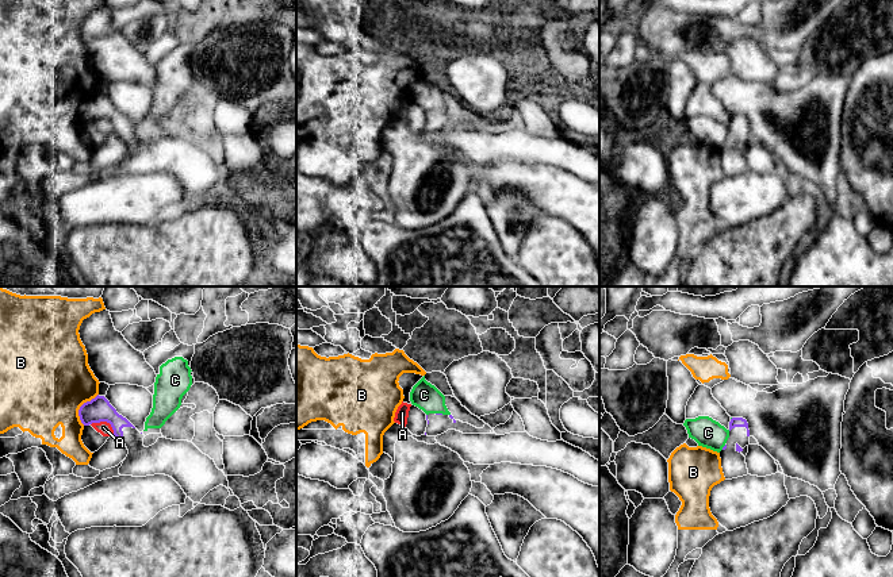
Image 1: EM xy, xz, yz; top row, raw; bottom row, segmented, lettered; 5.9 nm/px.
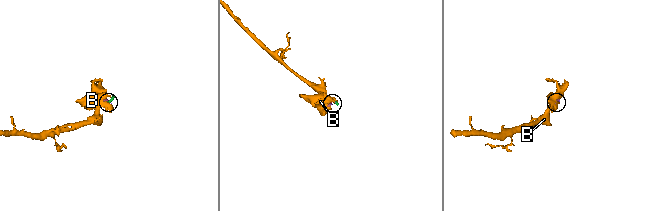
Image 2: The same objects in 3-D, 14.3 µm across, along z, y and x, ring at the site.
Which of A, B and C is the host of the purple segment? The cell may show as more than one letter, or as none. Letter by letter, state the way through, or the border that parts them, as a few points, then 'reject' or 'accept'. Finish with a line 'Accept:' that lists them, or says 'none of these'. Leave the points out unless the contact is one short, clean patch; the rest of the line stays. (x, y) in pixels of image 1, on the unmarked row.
A: border along xy (91, 120), (107, 119), (114, 131); reject
B: border along xy (98, 91), (79, 107), (79, 116), (83, 122); reject
C: border along xz (436, 110), (443, 111); reject
Accept: none of these

